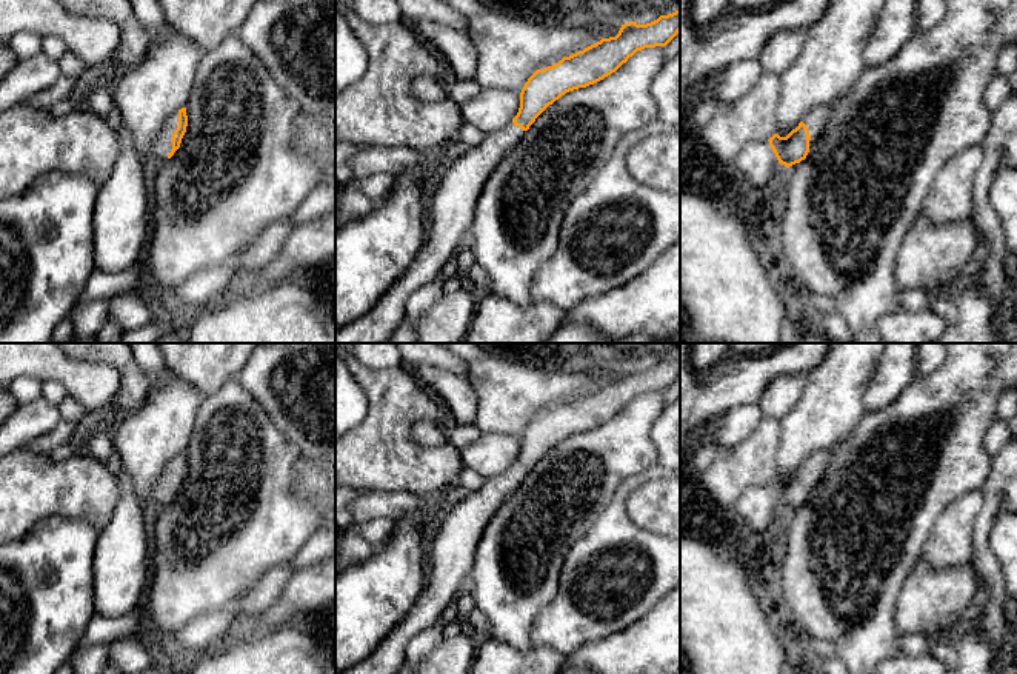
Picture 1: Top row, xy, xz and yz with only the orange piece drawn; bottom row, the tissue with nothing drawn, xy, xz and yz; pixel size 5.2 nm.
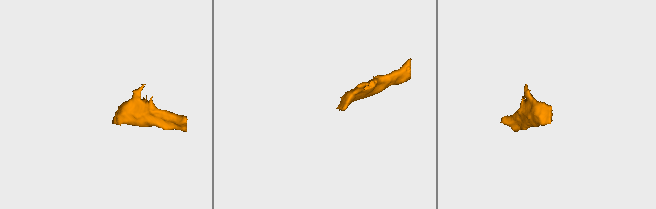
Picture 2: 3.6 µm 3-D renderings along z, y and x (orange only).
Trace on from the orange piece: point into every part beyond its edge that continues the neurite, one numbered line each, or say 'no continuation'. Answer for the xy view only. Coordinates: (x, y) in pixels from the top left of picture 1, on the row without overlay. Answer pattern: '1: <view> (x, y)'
1: xy (163, 488)

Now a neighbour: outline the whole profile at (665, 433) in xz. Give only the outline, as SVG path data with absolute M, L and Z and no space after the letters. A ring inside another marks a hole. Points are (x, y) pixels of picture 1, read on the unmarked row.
M680 399L665 405L660 417L649 431L659 451L655 471L663 474L680 472Z

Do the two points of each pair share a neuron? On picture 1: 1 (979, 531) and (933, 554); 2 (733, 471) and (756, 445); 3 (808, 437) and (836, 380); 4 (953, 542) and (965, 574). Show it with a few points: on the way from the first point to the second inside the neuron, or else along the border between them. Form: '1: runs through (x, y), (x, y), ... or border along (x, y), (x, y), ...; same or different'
1: border along (983, 500), (973, 528), (973, 565); different
2: runs through (739, 465), (753, 451); same
3: runs through (816, 423), (831, 407), (833, 394); same
4: border along (926, 562), (937, 570), (973, 567); different

